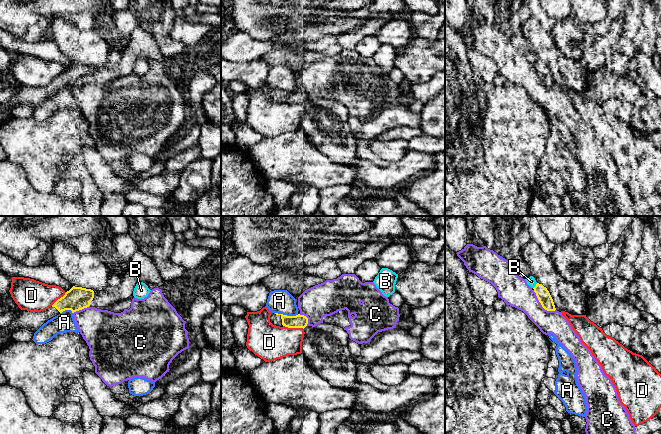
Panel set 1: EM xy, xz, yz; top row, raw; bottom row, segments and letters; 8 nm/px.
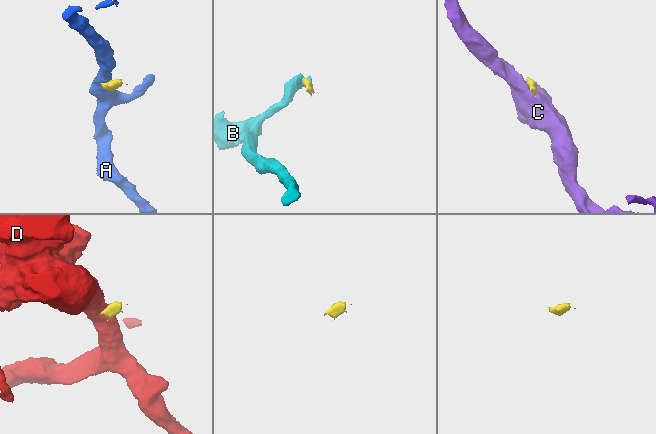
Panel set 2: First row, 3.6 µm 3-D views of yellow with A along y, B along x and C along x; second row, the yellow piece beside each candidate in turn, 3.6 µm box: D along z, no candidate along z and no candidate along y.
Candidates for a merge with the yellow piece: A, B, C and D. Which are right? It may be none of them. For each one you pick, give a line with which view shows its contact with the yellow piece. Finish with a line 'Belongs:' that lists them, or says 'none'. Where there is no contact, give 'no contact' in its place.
Belongs: none

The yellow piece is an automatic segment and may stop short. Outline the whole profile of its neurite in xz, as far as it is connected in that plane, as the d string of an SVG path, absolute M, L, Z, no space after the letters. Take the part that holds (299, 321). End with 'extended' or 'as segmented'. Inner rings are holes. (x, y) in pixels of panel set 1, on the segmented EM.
M272 313L270 316L270 322L273 325L288 328L305 328L308 324L308 318L304 315L287 316L278 313Z; extended

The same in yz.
M537 283L536 286L533 288L536 296L541 303L542 307L547 311L555 311L555 305L553 299L547 290L542 284Z; as segmented

